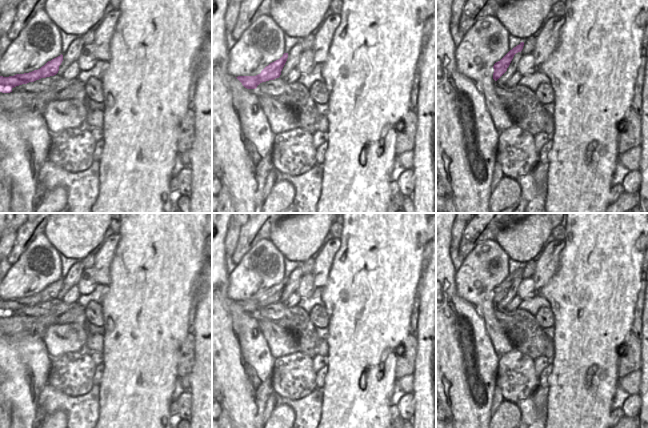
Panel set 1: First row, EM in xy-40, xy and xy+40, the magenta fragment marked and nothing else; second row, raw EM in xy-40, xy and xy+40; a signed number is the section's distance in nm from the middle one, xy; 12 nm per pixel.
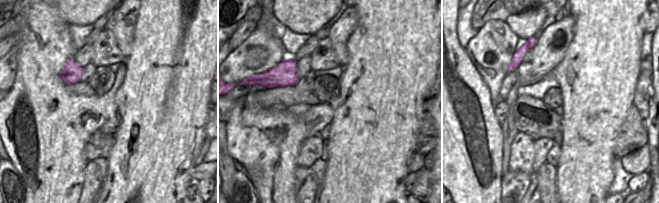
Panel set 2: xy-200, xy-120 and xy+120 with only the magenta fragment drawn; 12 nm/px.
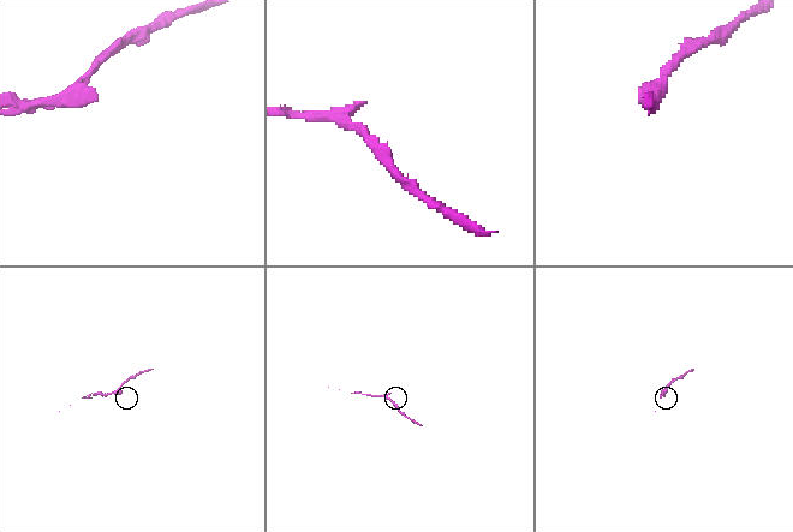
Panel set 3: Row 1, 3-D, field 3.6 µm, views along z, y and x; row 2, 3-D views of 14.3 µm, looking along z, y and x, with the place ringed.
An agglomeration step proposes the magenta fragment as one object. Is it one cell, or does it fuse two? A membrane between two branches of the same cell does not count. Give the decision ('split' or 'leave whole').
split

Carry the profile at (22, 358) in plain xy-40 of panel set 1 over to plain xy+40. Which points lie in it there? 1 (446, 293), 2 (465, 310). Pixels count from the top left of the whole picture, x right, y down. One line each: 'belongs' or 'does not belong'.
1: belongs
2: belongs

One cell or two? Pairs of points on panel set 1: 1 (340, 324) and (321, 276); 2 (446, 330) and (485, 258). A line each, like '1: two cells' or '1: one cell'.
1: two cells
2: two cells

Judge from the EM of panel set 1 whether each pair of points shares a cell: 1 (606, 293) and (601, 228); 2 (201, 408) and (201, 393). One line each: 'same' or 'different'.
1: same
2: same

